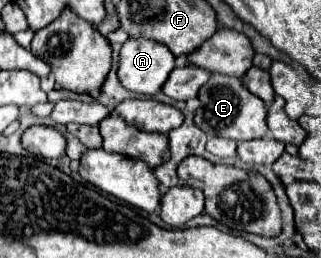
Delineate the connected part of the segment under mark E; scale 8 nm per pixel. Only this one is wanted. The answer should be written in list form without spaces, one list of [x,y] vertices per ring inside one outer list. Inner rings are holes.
[[[211,75],[211,79],[199,91],[201,107],[195,111],[195,125],[203,129],[209,137],[225,137],[233,141],[247,141],[259,139],[267,135],[267,109],[265,103],[249,93],[241,79],[225,77],[225,75]]]

